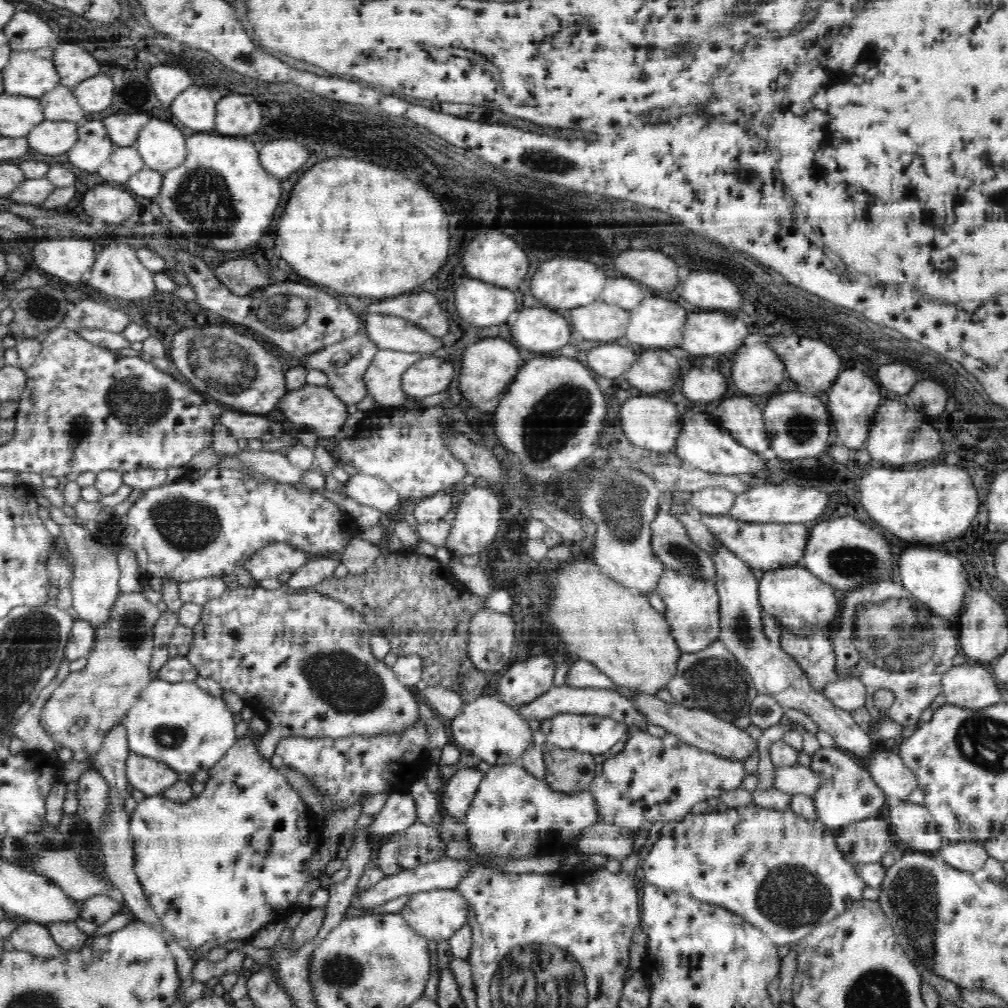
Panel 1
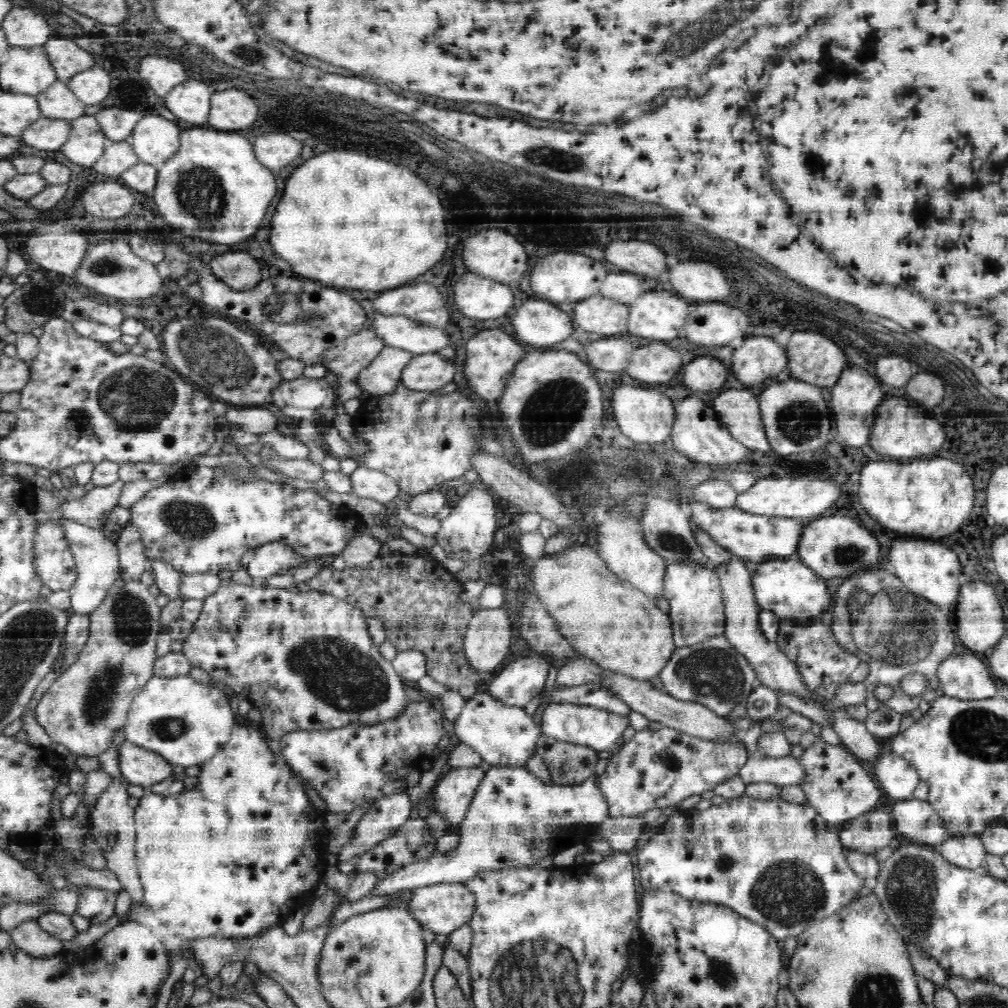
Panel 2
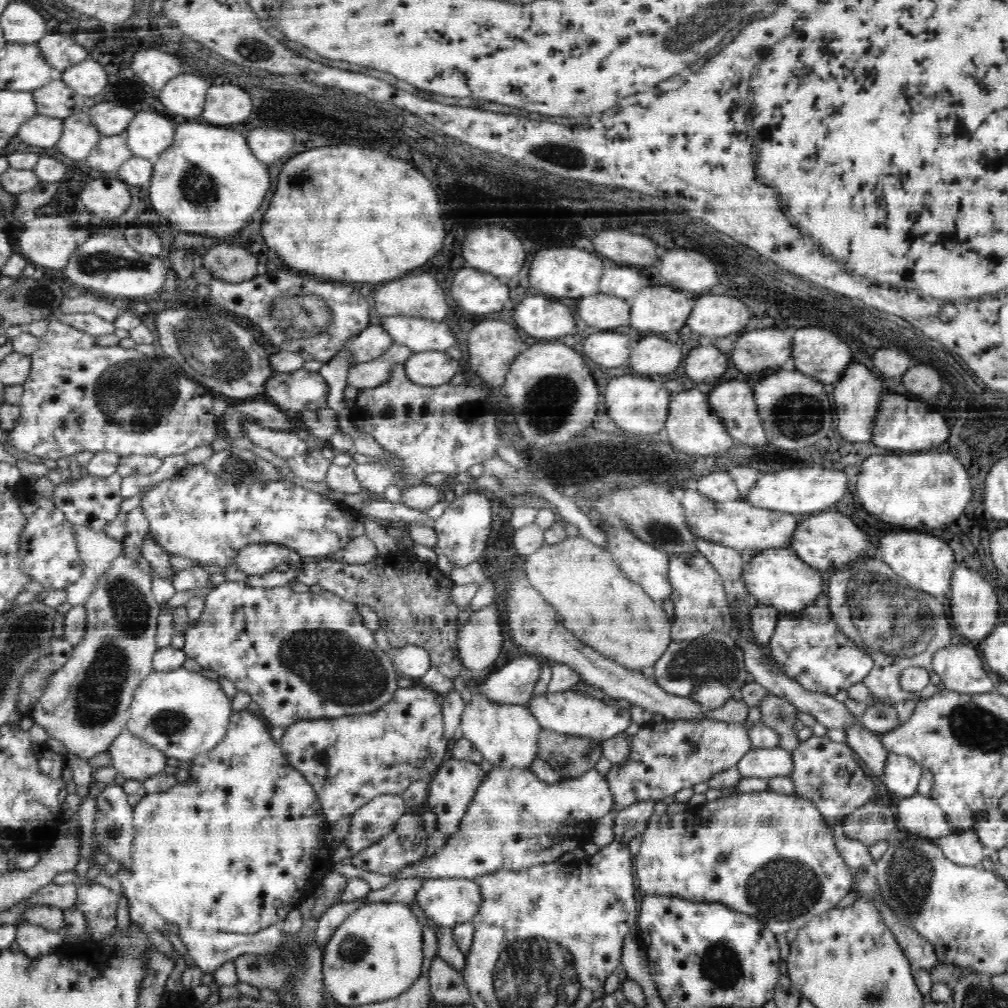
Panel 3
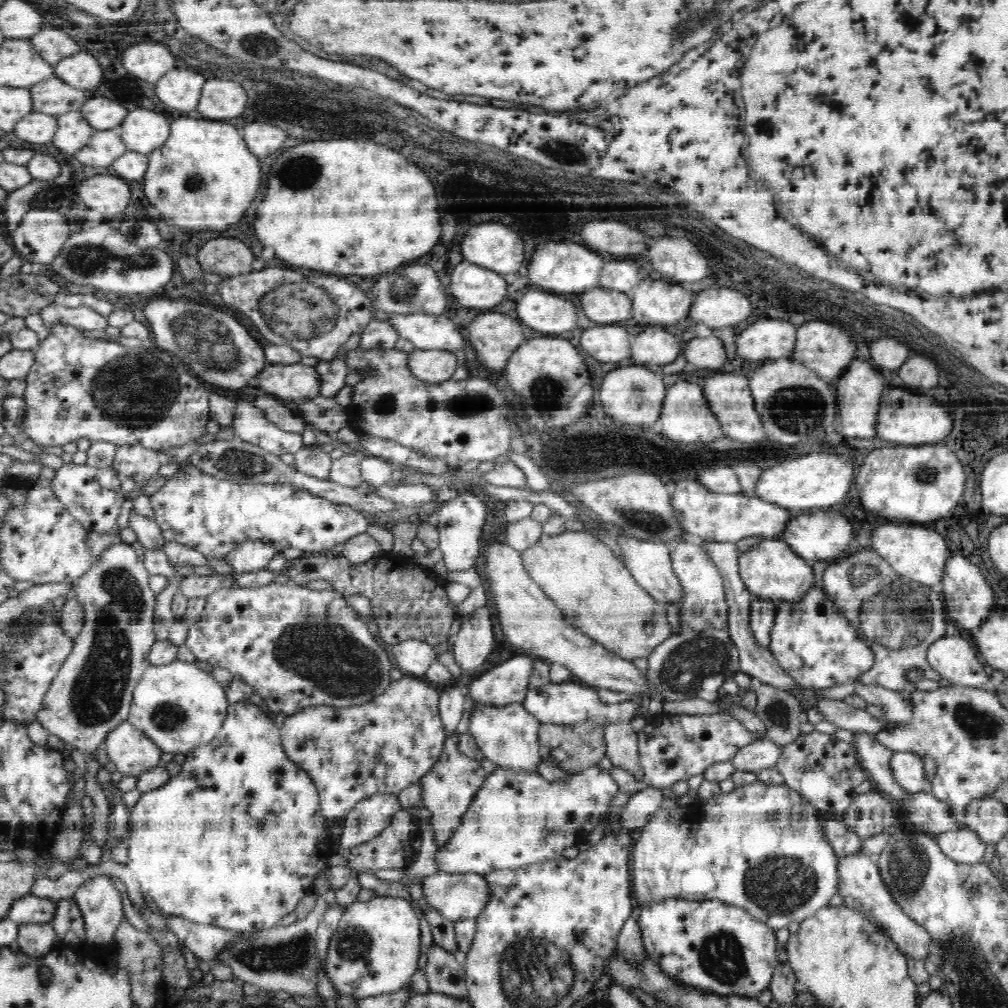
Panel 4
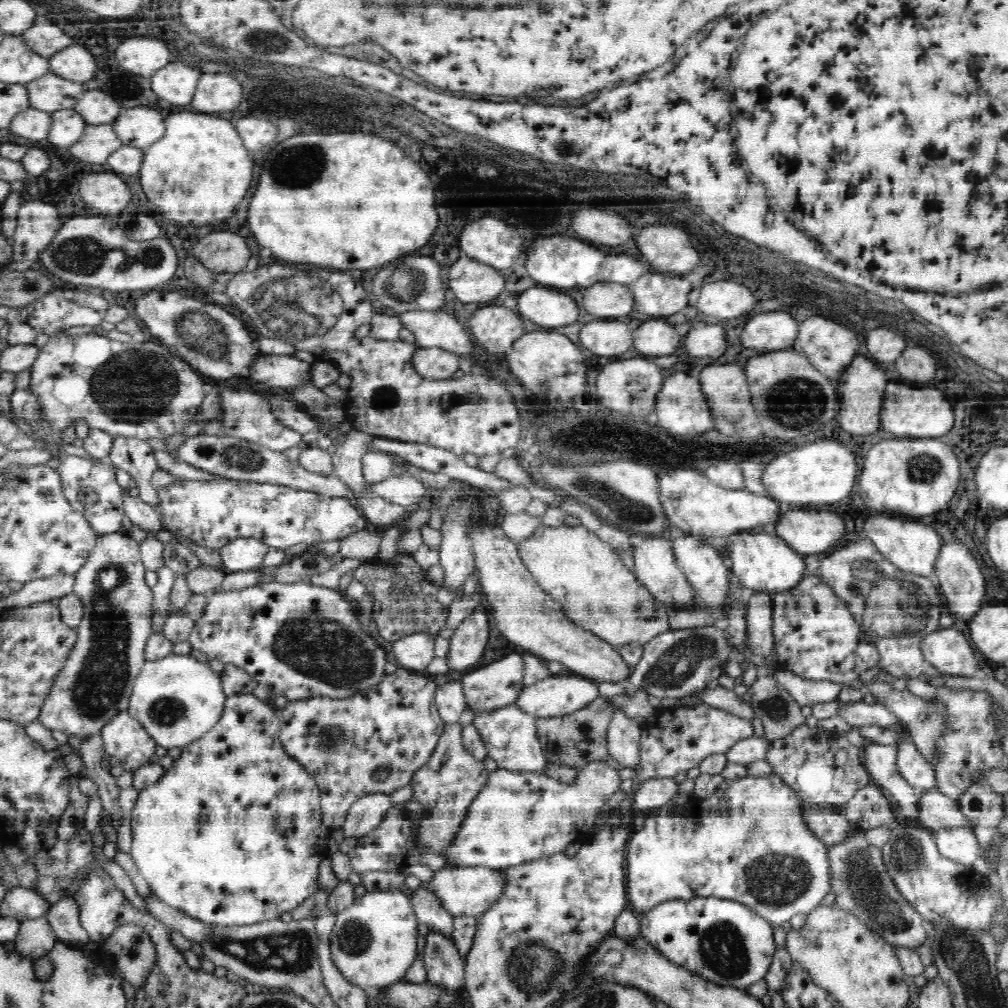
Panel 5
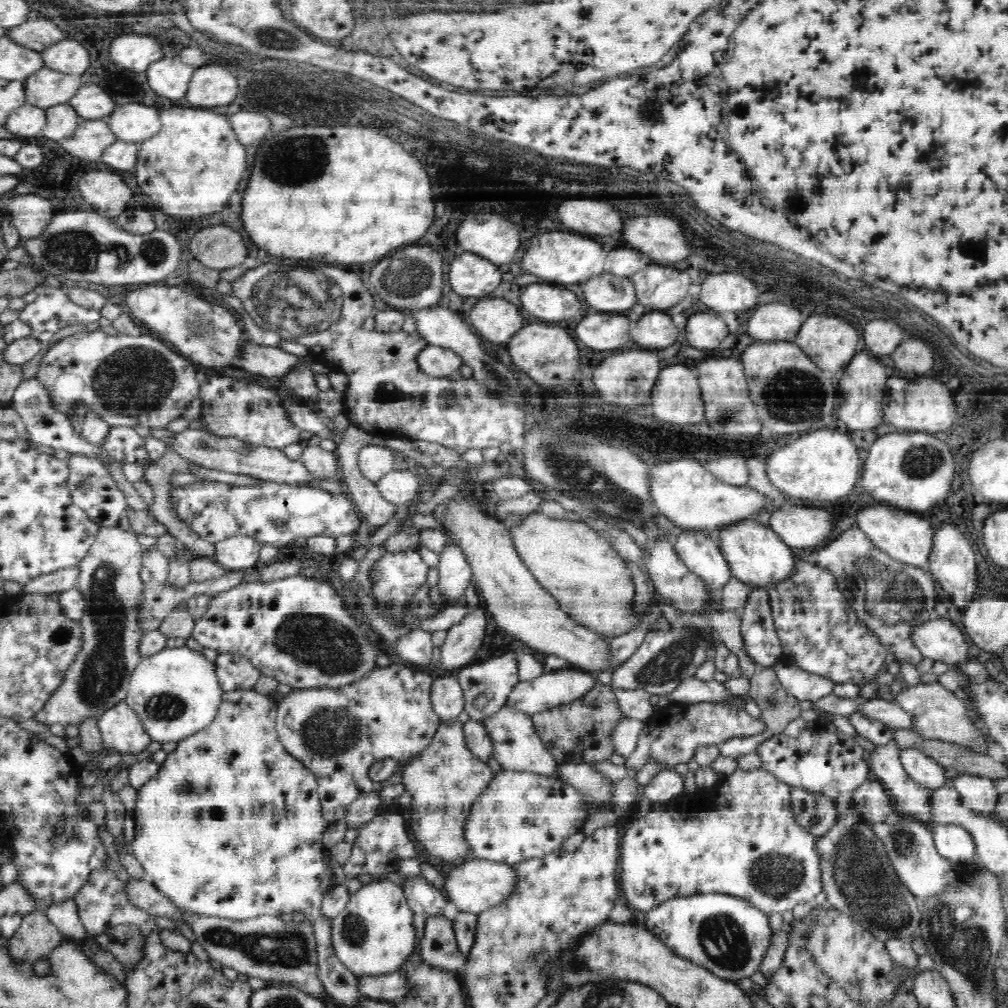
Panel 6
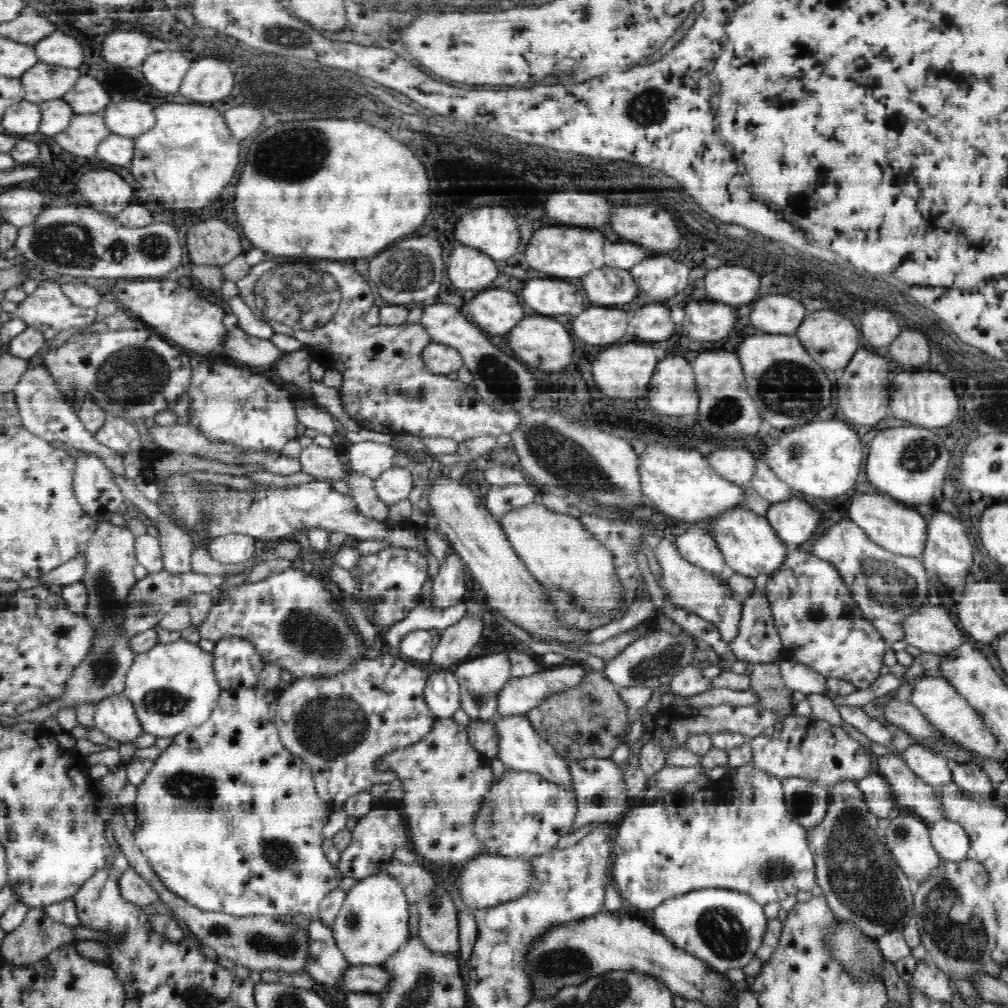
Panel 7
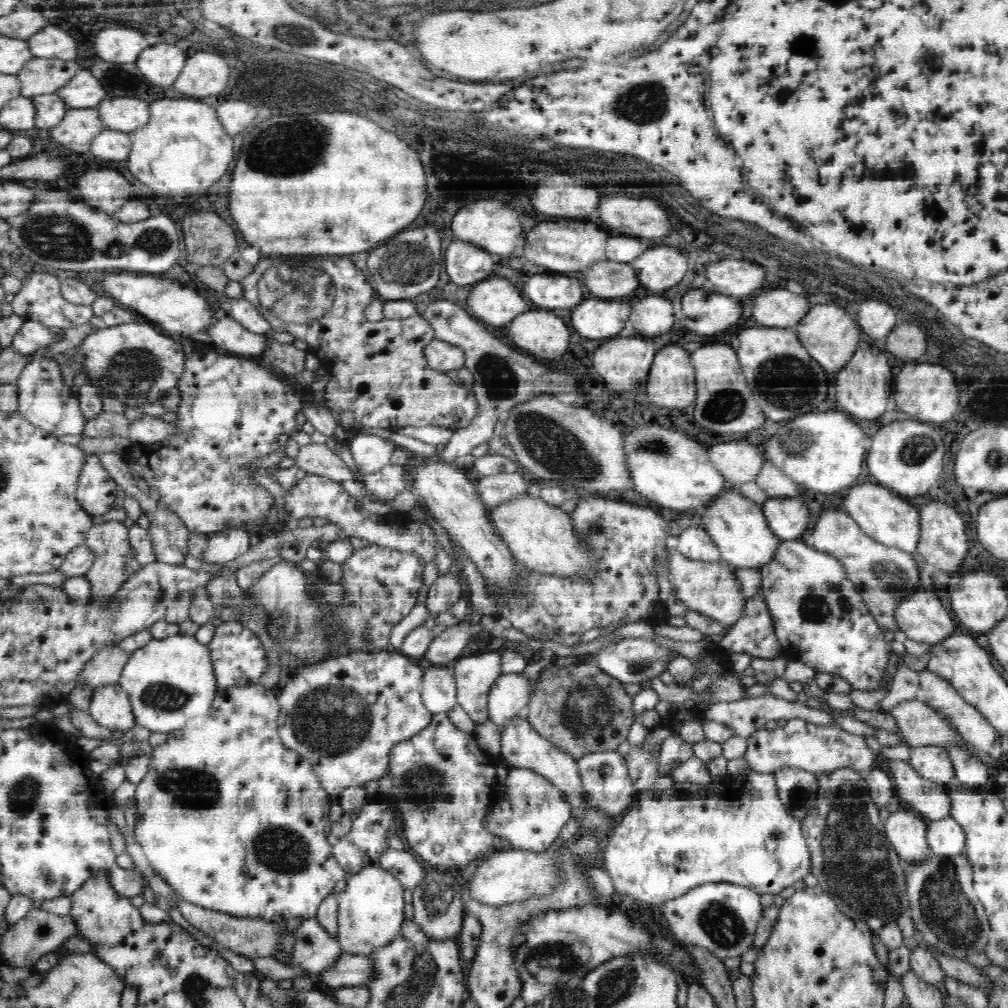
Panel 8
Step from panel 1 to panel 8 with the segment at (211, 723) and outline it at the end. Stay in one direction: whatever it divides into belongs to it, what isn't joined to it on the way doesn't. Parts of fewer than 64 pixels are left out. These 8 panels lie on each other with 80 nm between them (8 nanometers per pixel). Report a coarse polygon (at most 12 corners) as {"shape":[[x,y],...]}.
{"shape":[[152,637],[118,684],[136,724],[174,733],[219,692],[209,646]]}

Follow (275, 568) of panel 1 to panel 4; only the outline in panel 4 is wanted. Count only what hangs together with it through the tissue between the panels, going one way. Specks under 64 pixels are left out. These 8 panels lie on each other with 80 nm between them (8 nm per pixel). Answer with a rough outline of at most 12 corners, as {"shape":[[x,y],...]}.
{"shape":[[244,541],[226,554],[235,572],[268,568],[278,552],[288,562],[300,549],[279,548],[262,541]]}

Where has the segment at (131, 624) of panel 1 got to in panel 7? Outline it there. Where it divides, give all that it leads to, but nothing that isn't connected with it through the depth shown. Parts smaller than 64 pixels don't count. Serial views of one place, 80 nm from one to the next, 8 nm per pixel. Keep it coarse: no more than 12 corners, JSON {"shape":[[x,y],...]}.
{"shape":[[98,522],[83,554],[93,636],[66,688],[18,722],[123,694],[135,534]]}

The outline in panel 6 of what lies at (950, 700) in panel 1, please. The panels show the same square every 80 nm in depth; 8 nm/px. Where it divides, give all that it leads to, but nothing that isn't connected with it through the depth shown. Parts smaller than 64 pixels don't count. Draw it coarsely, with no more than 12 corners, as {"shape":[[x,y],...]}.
{"shape":[[950,619],[916,622],[911,639],[924,657],[950,668],[970,658]]}

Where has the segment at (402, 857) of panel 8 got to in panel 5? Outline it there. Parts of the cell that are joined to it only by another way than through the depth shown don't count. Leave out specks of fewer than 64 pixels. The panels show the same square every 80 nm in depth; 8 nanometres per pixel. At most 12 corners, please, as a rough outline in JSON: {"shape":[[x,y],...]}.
{"shape":[[421,884],[408,896],[420,923],[452,939],[453,917]]}

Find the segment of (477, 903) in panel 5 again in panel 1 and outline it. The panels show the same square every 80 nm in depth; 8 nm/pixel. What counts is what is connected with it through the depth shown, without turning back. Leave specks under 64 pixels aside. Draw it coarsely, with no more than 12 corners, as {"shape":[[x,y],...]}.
{"shape":[[455,888],[411,894],[401,910],[417,936],[448,941],[470,909]]}

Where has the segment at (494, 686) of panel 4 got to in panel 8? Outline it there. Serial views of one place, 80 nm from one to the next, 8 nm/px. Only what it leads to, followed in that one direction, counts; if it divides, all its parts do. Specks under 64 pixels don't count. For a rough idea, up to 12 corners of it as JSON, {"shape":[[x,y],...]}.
{"shape":[[501,653],[460,656],[453,665],[457,704],[475,726],[489,720],[488,692]]}

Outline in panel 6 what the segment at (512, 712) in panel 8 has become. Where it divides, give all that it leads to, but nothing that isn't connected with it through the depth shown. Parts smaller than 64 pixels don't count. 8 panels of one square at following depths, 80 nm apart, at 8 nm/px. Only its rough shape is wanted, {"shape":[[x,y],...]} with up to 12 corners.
{"shape":[[582,670],[519,680],[506,707],[530,716],[570,706],[596,688]]}

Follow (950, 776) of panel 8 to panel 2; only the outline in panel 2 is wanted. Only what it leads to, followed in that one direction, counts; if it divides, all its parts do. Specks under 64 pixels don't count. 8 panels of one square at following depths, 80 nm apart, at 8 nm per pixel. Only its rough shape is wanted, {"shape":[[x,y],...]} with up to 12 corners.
{"shape":[[889,751],[877,761],[879,788],[910,799],[920,782],[904,758]]}

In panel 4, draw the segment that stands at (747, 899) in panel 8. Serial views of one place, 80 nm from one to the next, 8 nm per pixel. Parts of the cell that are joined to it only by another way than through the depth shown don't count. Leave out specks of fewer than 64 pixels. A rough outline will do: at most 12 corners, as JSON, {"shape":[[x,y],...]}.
{"shape":[[716,900],[640,908],[648,957],[702,993],[756,996],[776,932]]}

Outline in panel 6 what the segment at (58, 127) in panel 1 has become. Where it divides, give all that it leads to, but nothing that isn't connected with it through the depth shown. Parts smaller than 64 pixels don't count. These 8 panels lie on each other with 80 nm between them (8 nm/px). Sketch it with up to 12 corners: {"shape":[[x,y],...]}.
{"shape":[[26,102],[3,126],[18,138],[43,136],[43,108]]}

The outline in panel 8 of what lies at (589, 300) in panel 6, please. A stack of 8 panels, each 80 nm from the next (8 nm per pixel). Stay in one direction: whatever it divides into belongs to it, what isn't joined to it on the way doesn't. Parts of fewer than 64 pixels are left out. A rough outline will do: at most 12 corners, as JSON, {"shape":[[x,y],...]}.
{"shape":[[596,262],[580,278],[594,298],[626,298],[640,284],[631,264]]}

